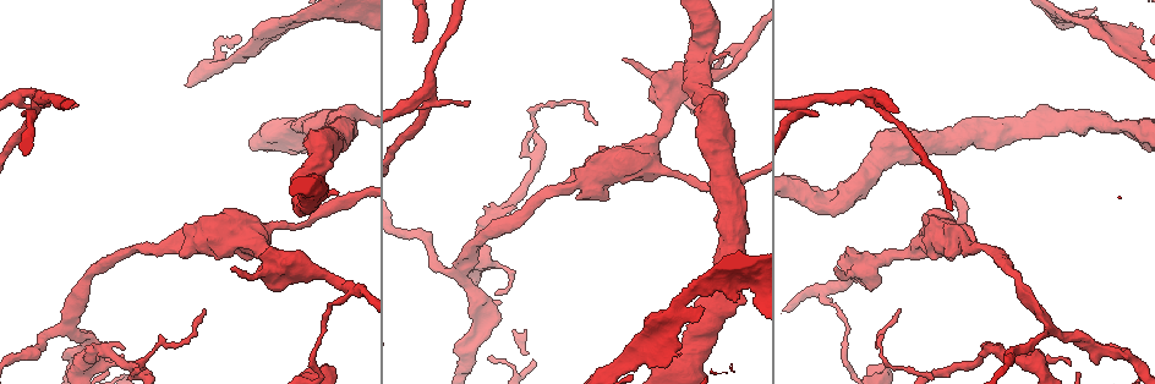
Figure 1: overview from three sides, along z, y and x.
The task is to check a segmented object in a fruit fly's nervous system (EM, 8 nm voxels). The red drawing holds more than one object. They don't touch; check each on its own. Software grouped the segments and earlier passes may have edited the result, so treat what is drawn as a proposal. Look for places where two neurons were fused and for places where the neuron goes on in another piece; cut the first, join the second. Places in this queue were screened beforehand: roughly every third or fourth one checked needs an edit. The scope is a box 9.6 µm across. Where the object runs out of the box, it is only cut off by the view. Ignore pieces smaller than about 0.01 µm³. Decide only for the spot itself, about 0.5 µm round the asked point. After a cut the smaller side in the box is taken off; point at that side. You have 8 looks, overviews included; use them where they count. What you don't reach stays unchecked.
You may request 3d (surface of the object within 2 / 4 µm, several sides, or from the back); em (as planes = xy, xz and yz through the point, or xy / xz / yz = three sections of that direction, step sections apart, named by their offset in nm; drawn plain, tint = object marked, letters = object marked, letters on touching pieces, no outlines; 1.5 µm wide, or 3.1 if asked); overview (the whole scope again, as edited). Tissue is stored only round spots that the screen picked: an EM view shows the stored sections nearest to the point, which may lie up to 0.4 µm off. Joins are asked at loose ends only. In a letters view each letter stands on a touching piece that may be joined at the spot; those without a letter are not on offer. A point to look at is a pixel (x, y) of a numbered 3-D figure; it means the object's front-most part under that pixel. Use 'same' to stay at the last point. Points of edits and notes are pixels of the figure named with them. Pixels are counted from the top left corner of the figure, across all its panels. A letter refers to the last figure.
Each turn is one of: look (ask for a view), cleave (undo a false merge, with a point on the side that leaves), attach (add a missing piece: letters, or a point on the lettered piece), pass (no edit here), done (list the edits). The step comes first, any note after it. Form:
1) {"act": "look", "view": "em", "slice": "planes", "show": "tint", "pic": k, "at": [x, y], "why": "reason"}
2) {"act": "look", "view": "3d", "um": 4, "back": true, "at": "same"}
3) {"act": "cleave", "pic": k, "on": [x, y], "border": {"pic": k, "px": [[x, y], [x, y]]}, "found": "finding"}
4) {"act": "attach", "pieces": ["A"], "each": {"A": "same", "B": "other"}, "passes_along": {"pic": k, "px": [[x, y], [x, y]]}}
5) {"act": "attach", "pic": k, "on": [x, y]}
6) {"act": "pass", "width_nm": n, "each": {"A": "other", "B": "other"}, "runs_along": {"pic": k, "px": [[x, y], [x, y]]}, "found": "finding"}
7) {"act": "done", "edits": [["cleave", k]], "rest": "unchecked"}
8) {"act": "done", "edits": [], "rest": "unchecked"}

{"act": "look", "view": "em", "slice": "planes", "show": "letters", "pic": 1, "at": [664, 123], "why": "sudden change in width"}

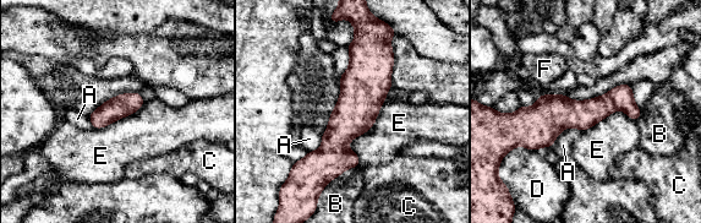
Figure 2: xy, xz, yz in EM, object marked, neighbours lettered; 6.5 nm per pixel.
{"act": "pass", "width_nm": 150, "each": {"A": "other", "B": "other", "C": "other", "D": "other", "E": "other", "F": "other"}, "border": {"pic": 2, "px": [[385, 97], [348, 143], [359, 163]]}, "found": "one neuron here"}

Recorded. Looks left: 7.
{"act": "look", "view": "em", "slice": "planes", "show": "letters", "pic": 1, "at": [422, 39], "why": "long arm stops here"}

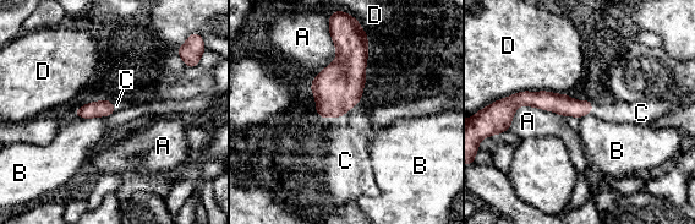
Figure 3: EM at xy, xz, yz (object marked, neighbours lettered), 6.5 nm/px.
{"act": "attach", "pieces": ["C"], "width_nm": 110, "longest_contact_nm": ["D", 460], "each": {"A": "other", "B": "other", "C": "same", "D": "other"}, "found": "the neuron continues"}

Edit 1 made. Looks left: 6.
{"act": "look", "view": "em", "slice": "planes", "show": "letters", "pic": 1, "at": [829, 291], "why": "abrupt turn"}

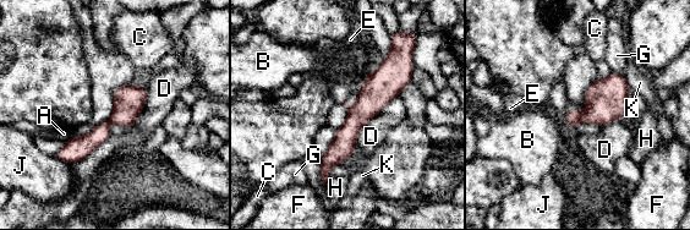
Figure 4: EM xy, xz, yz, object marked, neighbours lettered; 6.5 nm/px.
{"act": "cleave", "pic": 4, "on": [573, 118], "width_nm": 160, "each": {"A": "other", "B": "other", "C": "other", "D": "other", "E": "other", "F": "other", "G": "other", "H": "other", "J": "other", "K": "other"}, "border": {"pic": 4, "px": [[579, 114], [580, 121]]}, "found": "two neurons meet here"}

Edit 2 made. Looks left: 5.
{"act": "done", "edits": [["attach", 3], ["cleave", 4]], "rest": "unchecked"}

